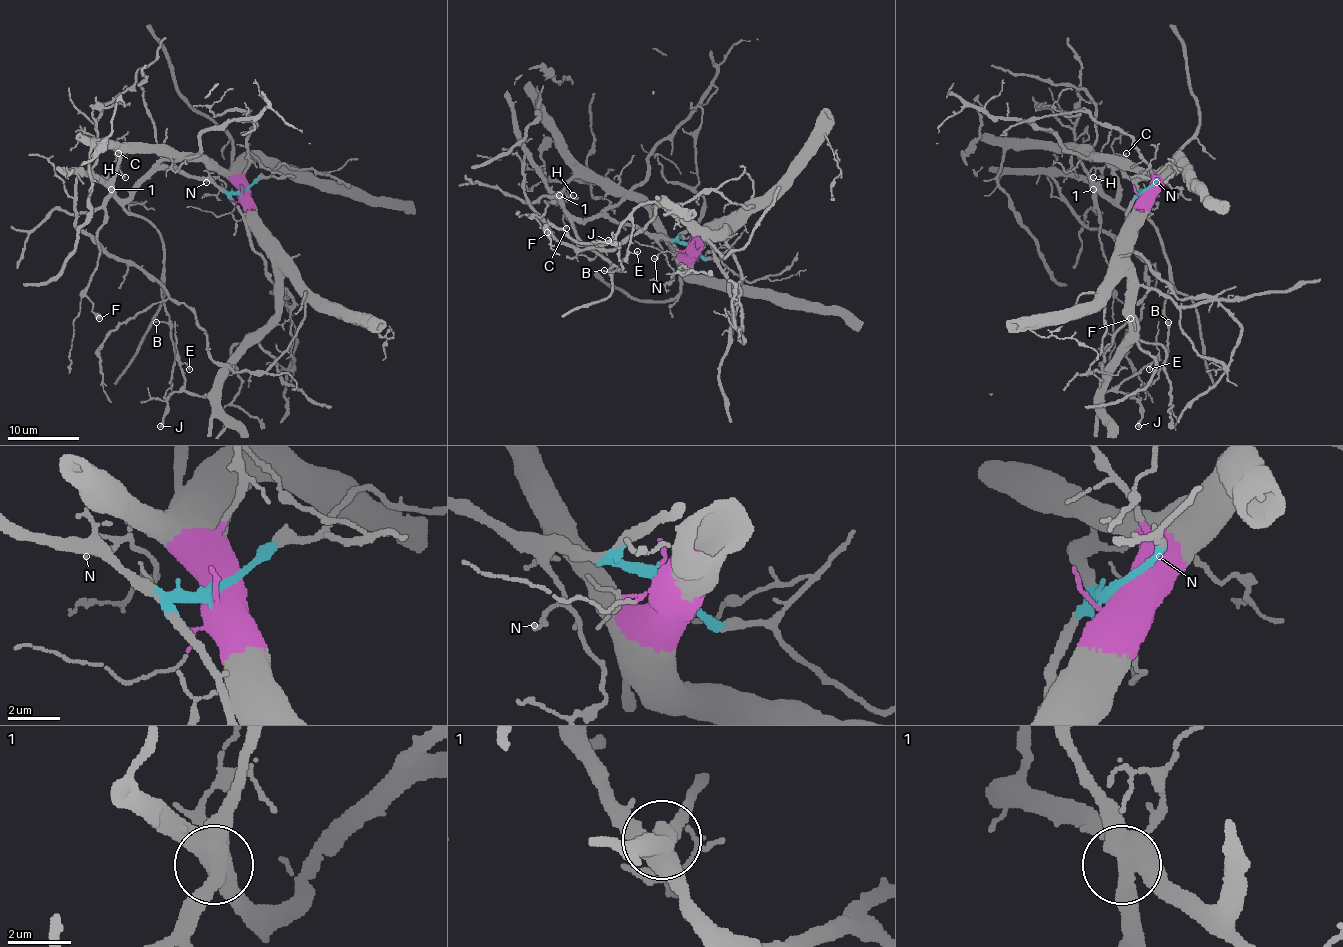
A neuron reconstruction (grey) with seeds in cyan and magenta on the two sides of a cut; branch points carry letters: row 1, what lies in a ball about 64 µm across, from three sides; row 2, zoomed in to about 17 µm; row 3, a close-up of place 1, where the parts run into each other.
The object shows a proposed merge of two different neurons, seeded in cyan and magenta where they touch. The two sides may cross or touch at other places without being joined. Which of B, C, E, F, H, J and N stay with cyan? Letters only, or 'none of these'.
B, C, H, N

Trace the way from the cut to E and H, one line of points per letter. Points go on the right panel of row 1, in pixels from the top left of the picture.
E: (1145, 191), (1129, 256), (1125, 344), (1111, 371), (1111, 380), (1100, 396), (1150, 364), (1149, 369)
H: (1145, 189), (1140, 191), (1118, 168), (1115, 198), (1104, 193), (1097, 168), (1093, 177)

